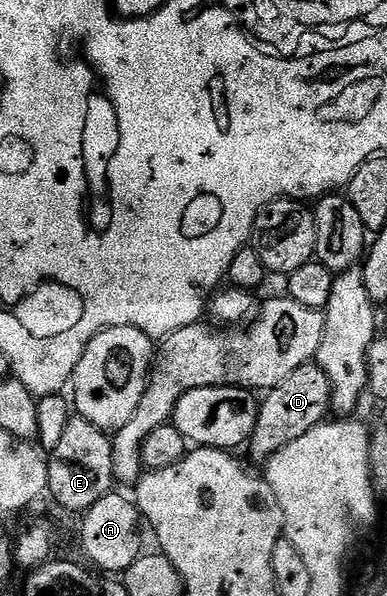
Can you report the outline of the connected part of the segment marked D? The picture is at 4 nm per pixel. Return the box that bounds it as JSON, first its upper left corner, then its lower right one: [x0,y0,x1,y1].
[247,363,332,463]

